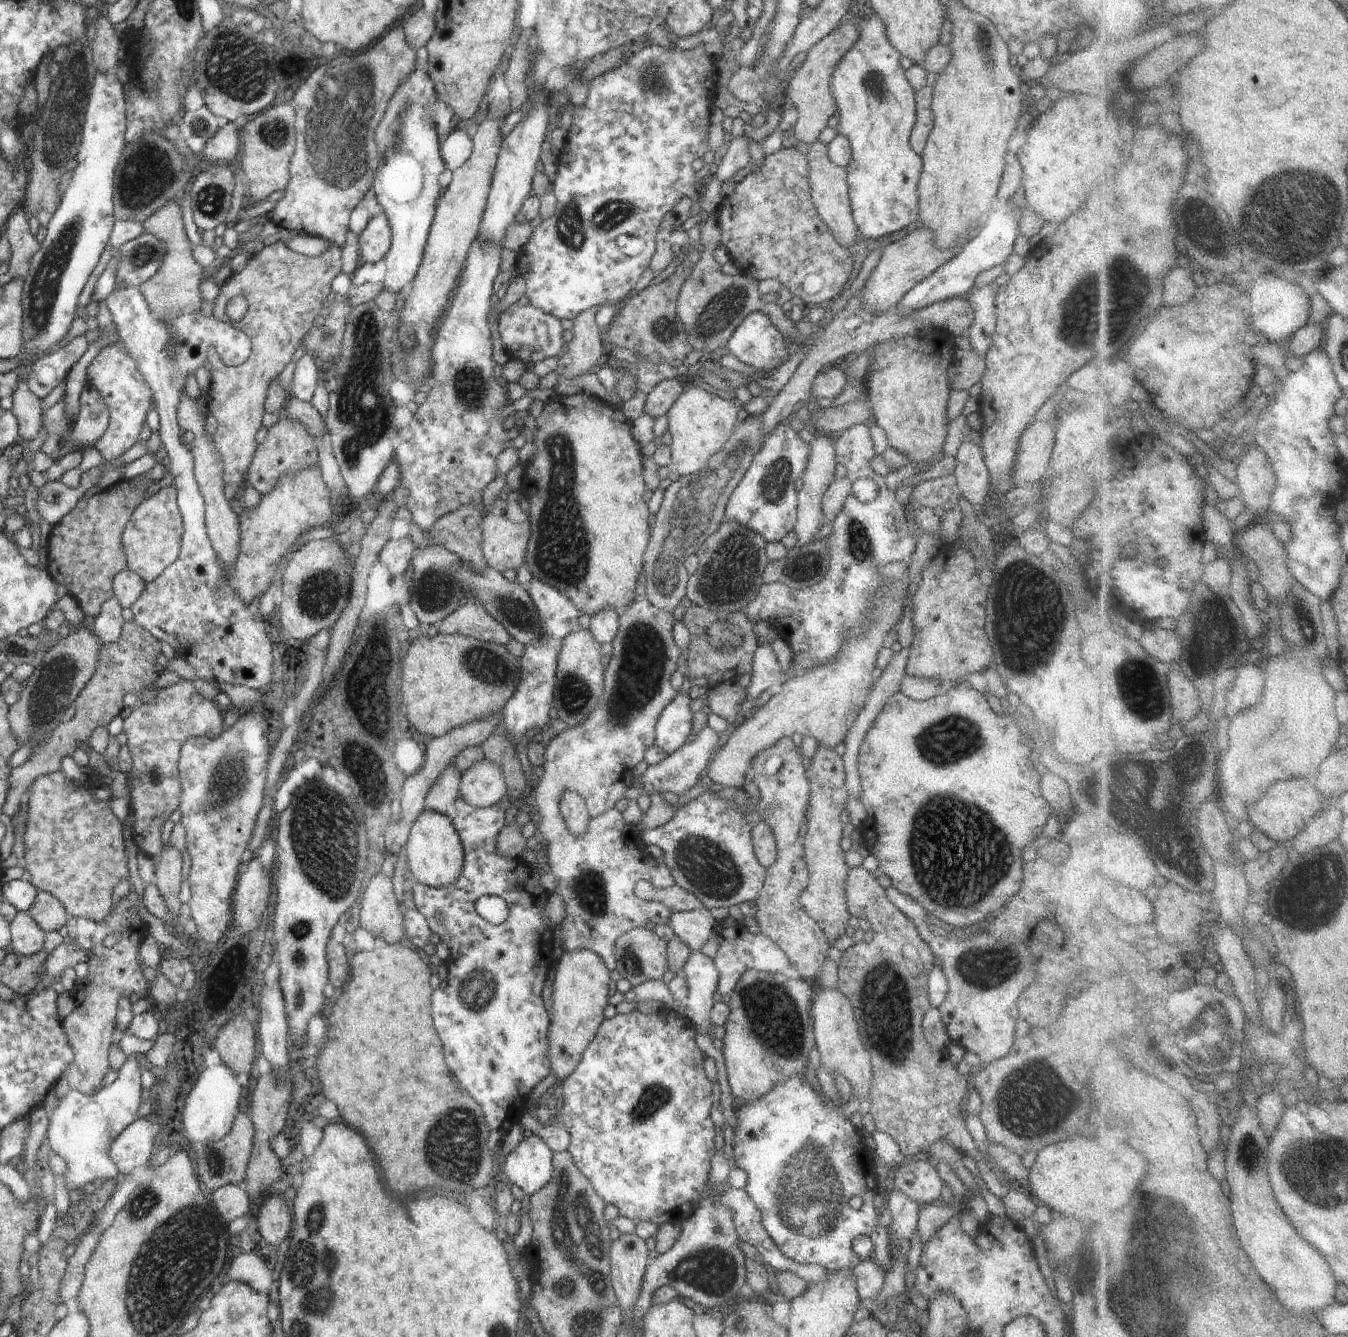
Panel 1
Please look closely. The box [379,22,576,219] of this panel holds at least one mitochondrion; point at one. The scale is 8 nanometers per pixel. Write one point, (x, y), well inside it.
(396, 126)

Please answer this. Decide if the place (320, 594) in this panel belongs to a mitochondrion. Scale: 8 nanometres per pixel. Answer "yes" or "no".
yes

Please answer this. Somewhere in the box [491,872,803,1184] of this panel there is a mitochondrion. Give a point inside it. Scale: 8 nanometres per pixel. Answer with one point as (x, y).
(655, 1099)

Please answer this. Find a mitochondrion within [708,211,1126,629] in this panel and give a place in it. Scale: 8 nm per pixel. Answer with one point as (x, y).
(776, 483)

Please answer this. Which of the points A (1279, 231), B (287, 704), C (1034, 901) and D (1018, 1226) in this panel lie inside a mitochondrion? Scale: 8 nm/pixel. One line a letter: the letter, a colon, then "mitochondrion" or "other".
A: mitochondrion
B: other
C: other
D: other

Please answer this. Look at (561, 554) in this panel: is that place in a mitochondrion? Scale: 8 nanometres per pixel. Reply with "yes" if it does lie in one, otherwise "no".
yes

